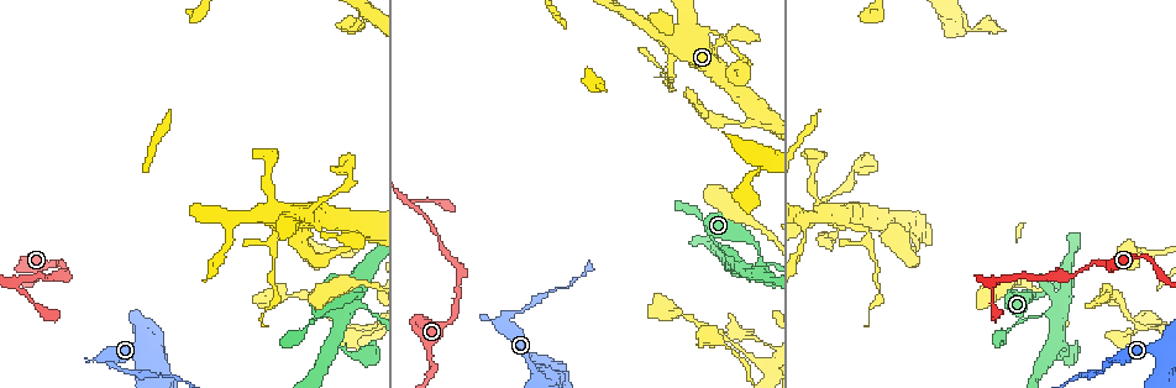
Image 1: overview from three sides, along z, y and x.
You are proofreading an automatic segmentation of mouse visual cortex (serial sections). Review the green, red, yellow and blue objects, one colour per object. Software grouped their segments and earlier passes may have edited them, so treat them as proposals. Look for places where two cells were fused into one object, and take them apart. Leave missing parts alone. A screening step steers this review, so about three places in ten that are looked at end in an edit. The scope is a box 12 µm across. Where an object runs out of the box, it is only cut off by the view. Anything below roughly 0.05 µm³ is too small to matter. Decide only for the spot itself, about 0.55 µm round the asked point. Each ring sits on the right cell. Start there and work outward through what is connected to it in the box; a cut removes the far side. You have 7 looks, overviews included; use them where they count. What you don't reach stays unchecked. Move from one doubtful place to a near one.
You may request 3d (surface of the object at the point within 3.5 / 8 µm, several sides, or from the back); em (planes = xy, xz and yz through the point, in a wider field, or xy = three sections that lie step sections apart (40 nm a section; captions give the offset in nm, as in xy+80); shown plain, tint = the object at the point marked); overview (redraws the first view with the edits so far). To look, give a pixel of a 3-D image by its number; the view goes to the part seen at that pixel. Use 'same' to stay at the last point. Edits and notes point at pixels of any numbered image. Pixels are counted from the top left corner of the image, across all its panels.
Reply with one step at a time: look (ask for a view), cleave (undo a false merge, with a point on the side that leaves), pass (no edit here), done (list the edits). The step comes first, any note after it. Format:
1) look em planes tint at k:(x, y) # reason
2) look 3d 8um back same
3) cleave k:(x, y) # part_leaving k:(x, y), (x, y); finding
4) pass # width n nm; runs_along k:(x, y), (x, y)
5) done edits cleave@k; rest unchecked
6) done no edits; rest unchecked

look 3d 3.5um at 1:(671, 63) # sharp bend

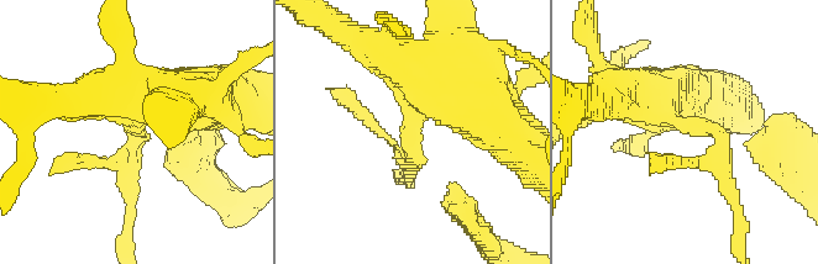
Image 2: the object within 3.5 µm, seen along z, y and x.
look em xy step 3 tint at 2:(685, 129)

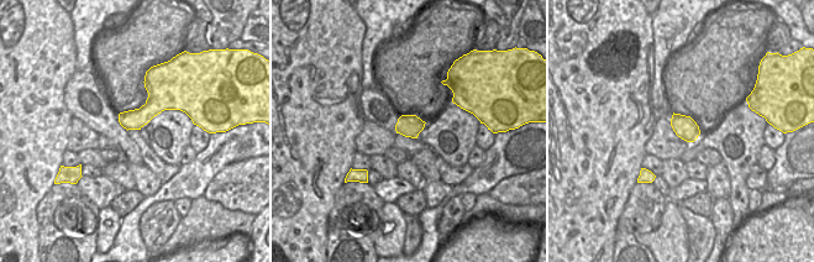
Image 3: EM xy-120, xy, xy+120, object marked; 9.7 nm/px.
cleave 2:(136, 151) # part_leaving 2:(135, 128), (131, 211); two cells meet here

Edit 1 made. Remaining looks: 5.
look overview # see it whole again

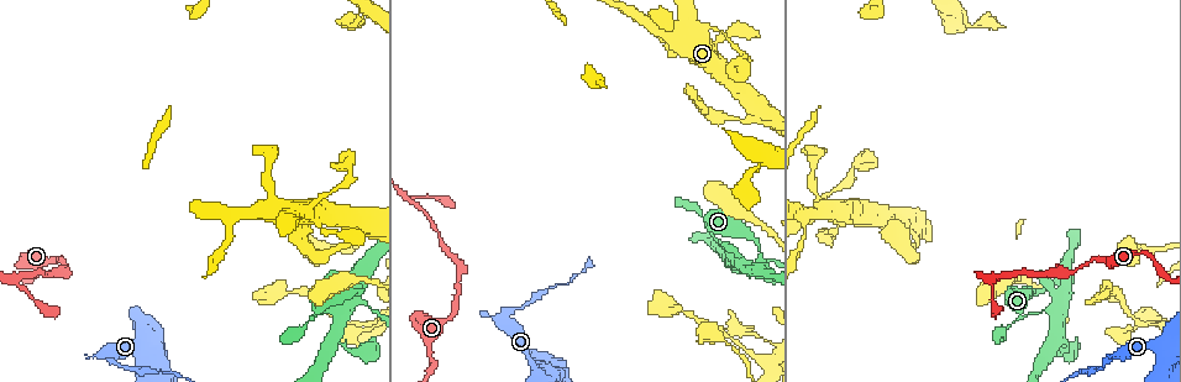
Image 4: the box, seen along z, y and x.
look 3d 3.5um at 4:(999, 279)

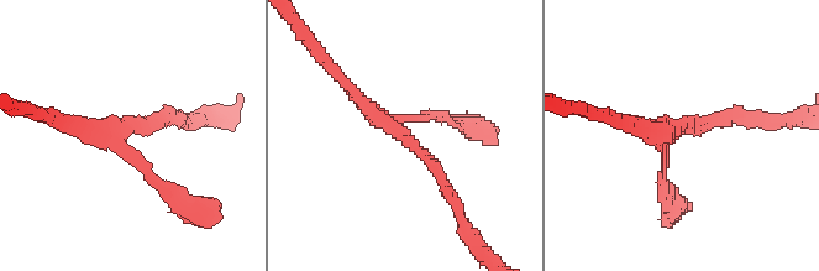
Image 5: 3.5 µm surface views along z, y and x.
look em xy step 5 tint at 5:(400, 132) # arms 3; arm_widths 100, 150, 200 nm; need the tissue

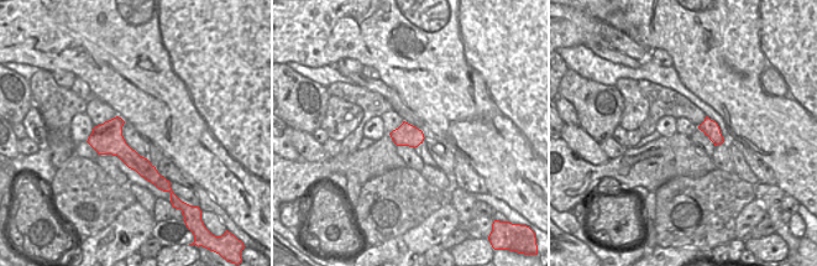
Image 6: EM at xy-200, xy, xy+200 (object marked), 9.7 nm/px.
look em xy step 2 tint same # cut it another way

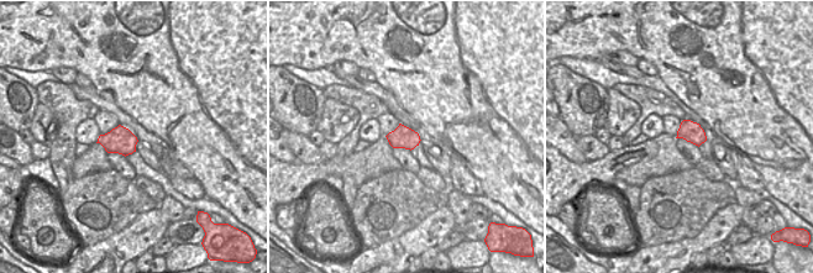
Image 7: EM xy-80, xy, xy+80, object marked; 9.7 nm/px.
pass # width 220 nm; runs_along 5:(741, 116), (684, 124), (665, 147), (662, 192); all the same cell

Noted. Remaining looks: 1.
done edits cleave@2; rest unchecked

